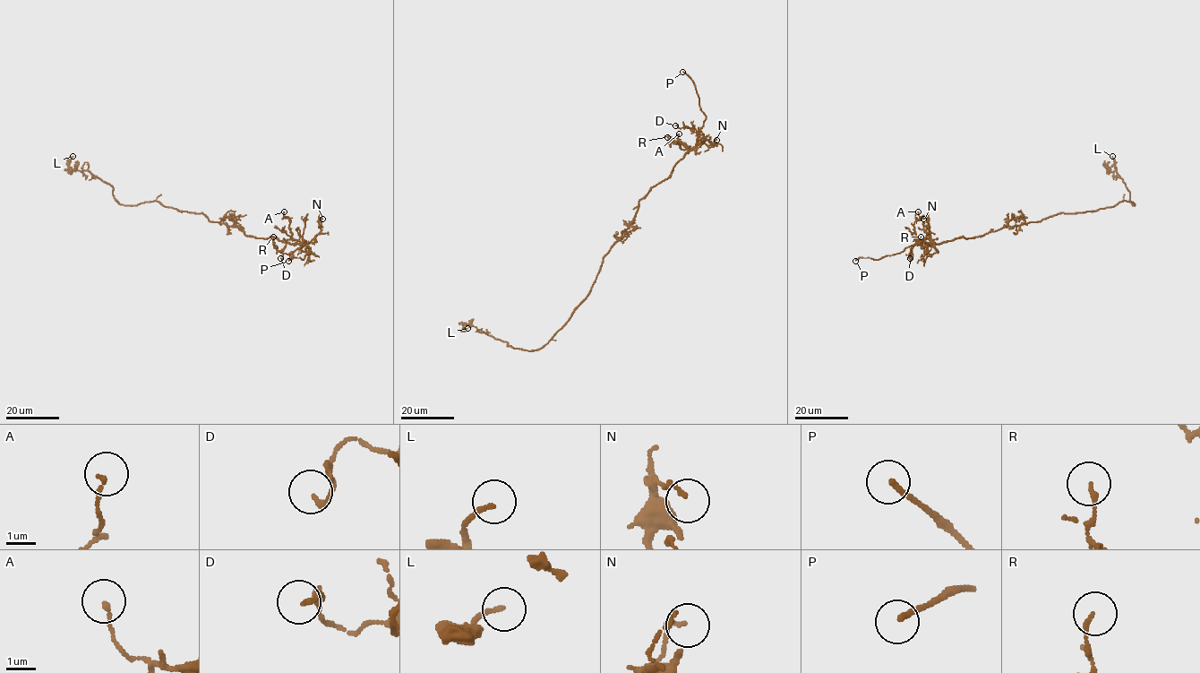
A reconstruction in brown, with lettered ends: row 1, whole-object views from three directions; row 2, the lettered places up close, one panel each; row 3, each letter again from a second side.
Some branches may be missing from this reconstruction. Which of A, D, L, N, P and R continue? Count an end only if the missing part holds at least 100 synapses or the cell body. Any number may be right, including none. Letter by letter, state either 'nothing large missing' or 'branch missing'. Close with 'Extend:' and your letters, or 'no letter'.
A: nothing large missing
D: nothing large missing
L: nothing large missing
N: nothing large missing
P: branch missing
R: nothing large missing
Extend: P

